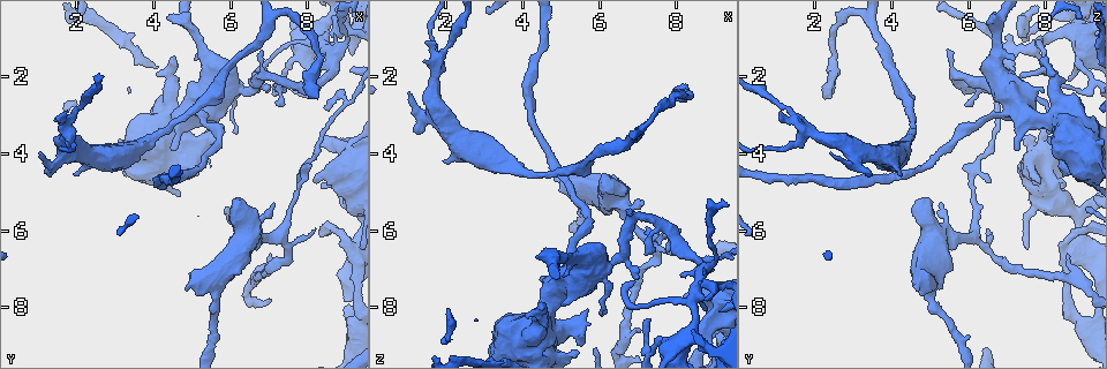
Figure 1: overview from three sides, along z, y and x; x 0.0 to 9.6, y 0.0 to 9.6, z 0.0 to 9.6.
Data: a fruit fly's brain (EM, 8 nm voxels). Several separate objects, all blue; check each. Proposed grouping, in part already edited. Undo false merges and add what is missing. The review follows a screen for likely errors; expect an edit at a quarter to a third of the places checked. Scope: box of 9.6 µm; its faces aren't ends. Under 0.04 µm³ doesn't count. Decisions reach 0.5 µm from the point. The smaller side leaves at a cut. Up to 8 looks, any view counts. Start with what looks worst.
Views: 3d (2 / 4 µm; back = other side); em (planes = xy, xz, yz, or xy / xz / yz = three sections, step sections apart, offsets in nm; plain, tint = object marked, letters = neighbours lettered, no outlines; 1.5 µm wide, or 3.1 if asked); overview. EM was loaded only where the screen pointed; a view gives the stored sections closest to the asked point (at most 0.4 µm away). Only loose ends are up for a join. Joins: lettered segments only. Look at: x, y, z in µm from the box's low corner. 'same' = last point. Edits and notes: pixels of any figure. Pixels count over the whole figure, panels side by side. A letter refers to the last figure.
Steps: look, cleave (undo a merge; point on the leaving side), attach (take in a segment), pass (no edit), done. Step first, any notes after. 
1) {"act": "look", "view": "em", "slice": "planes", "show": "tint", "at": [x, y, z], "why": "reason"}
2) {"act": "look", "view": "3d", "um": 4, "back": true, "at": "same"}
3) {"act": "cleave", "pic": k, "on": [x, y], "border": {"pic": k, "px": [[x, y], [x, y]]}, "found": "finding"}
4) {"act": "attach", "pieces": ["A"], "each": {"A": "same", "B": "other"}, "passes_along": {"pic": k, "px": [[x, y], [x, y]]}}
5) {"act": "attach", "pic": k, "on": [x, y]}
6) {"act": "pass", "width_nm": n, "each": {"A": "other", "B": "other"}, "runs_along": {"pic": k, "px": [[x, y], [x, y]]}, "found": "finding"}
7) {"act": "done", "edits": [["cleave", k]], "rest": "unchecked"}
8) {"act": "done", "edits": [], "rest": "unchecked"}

{"act": "look", "view": "em", "slice": "xy", "step": 4, "show": "tint", "at": [8.30, 2.50, 2.25], "why": "end of a long branch"}

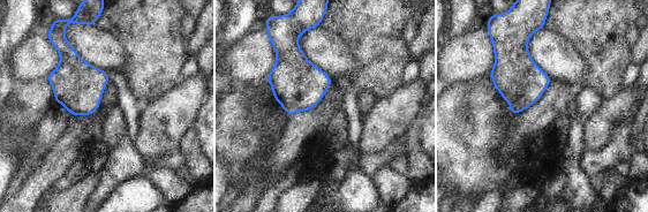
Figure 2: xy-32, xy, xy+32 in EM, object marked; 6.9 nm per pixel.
{"act": "look", "view": "em", "slice": "xy", "step": 4, "show": "letters", "at": "same", "why": "see the neighbours"}

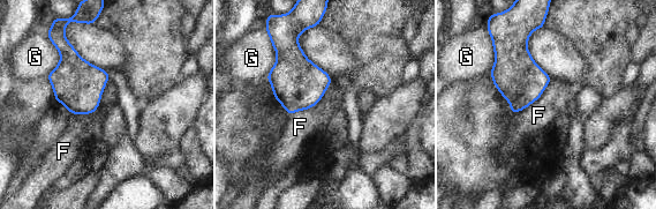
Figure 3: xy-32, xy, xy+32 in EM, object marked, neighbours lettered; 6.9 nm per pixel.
{"act": "pass", "longest_contact_nm": ["F", 400], "each": {"F": "other", "G": "other"}, "border": {"pic": 3, "px": [[332, 81], [314, 105], [288, 116]]}, "found": "none of them fits"}

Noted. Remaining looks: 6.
{"act": "look", "view": "em", "slice": "xy", "step": 4, "show": "letters", "at": [4.10, 2.00, 8.25], "why": "branch stops here"}

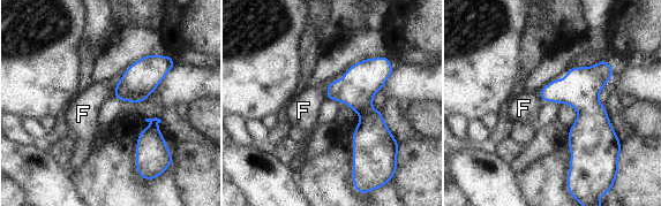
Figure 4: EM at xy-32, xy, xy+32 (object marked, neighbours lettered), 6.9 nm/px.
{"act": "look", "view": "em", "slice": "planes", "show": "letters", "at": "same"}

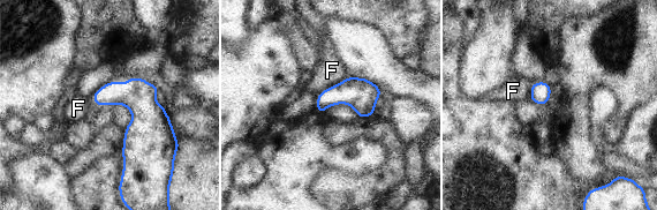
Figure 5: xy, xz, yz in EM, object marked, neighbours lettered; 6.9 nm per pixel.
{"act": "pass", "longest_contact_nm": ["F", 260], "each": {"F": "other"}, "border": {"pic": 5, "px": [[350, 75], [319, 92]]}, "found": "none of them fits"}

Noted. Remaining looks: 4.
{"act": "look", "view": "em", "slice": "planes", "show": "letters", "at": [7.00, 6.65, 8.55], "why": "thin end"}

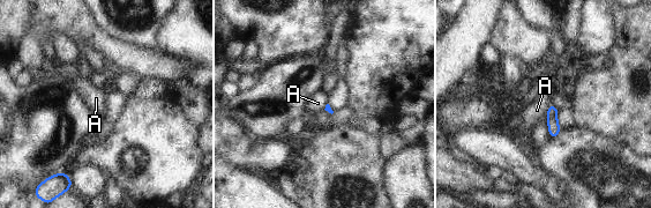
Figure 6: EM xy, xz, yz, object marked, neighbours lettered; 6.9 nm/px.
{"act": "pass", "longest_contact_nm": ["A", 100], "each": {"A": "other"}, "border": {"pic": 6, "px": [[551, 103], [545, 116]]}, "found": "no lettered segment goes on from it"}

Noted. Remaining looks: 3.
{"act": "done", "edits": [], "rest": "unchecked"}

